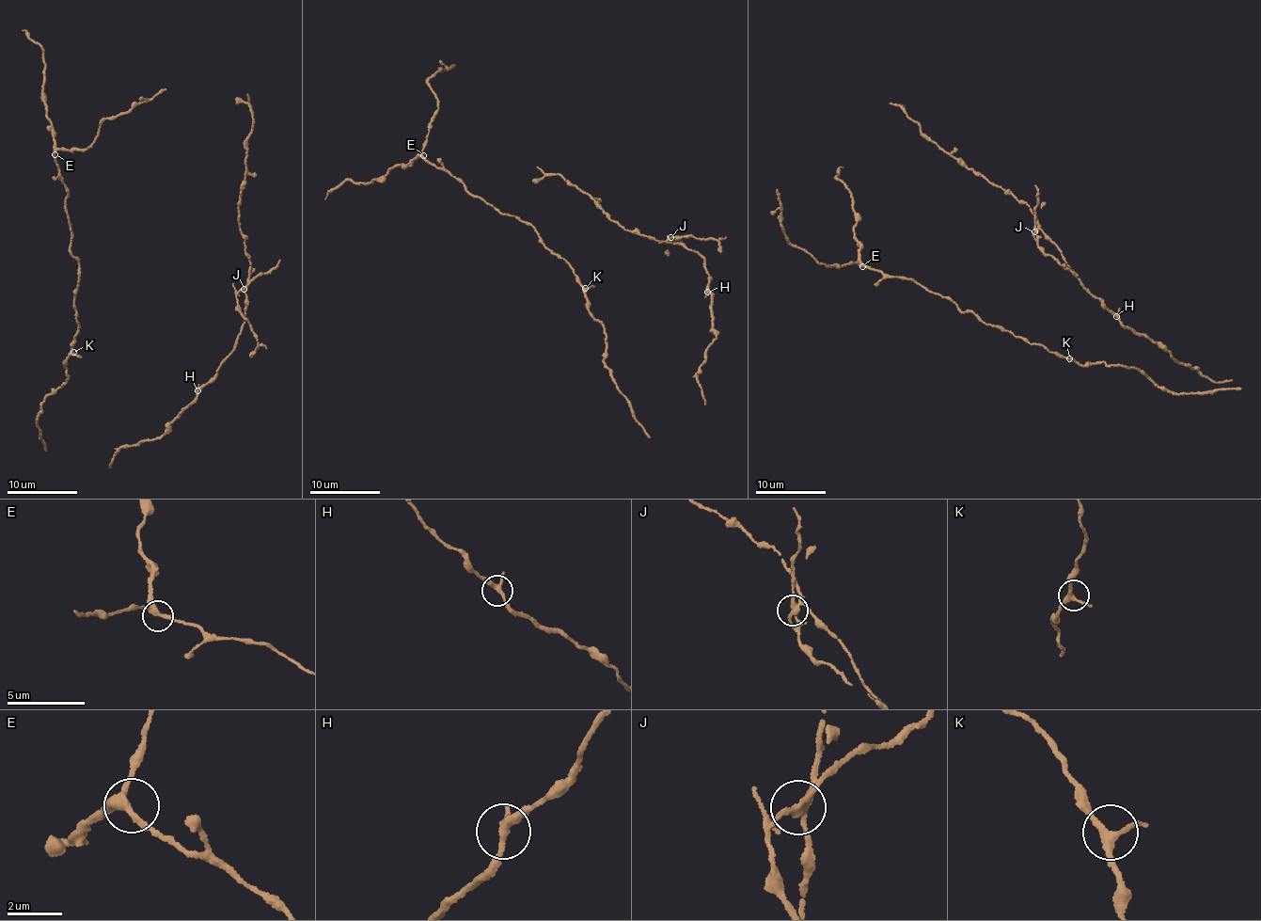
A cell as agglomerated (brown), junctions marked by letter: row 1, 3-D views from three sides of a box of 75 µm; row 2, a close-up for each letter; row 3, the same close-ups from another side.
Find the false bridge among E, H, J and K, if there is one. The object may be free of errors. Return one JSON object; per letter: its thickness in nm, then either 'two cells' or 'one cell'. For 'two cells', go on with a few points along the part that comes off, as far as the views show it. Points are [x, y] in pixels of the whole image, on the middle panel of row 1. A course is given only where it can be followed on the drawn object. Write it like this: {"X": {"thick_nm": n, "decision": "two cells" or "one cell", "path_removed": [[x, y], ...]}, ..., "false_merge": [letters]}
{"E": {"thick_nm": 280, "decision": "one cell"}, "H": {"thick_nm": 240, "decision": "one cell"}, "J": {"thick_nm": 240, "decision": "two cells", "path_removed": [[669, 236], [711, 237], [718, 242], [721, 252]]}, "K": {"thick_nm": 240, "decision": "one cell"}, "false_merge": ["J"]}

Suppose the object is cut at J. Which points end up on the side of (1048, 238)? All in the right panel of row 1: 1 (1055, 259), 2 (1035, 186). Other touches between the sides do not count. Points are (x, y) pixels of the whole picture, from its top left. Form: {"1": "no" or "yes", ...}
{"1": "no", "2": "no"}

